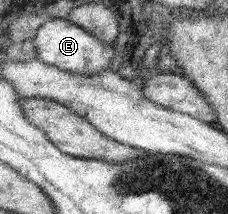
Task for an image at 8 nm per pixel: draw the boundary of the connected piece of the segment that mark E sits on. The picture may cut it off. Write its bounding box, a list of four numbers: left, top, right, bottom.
[35,17,117,74]

